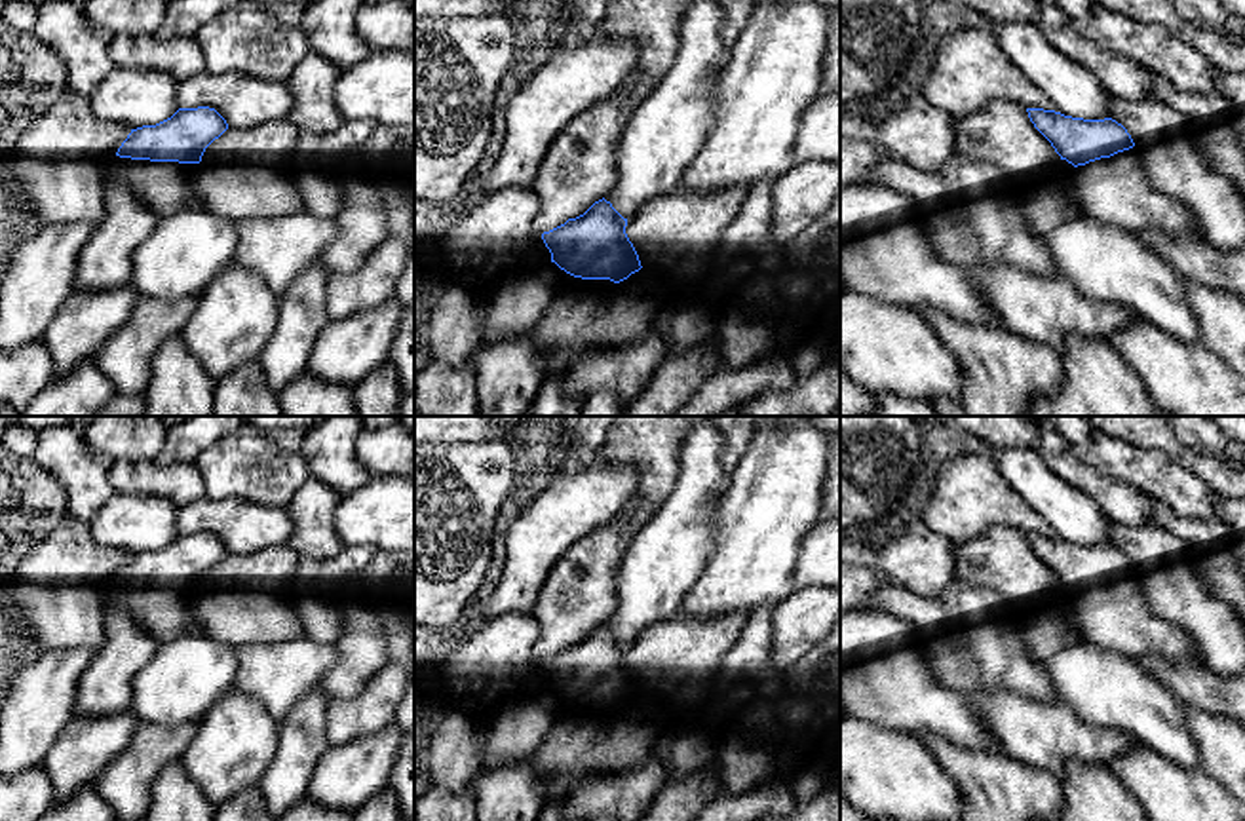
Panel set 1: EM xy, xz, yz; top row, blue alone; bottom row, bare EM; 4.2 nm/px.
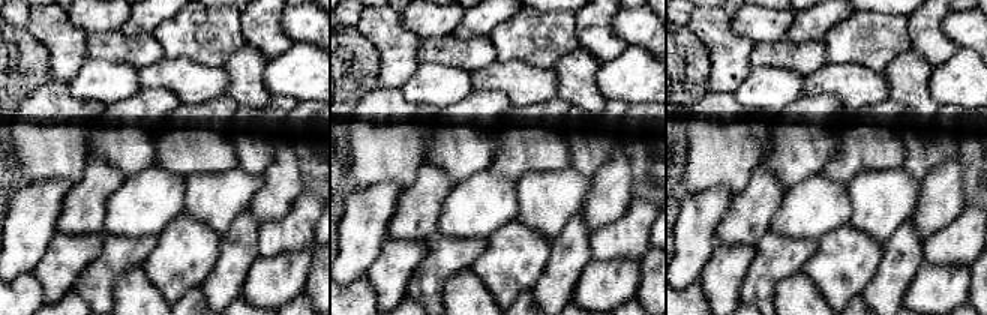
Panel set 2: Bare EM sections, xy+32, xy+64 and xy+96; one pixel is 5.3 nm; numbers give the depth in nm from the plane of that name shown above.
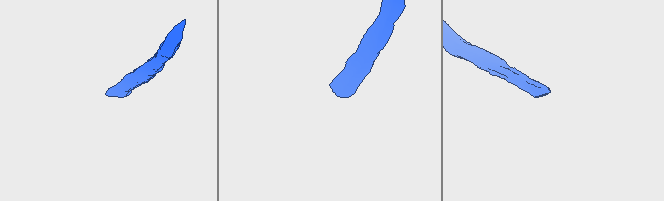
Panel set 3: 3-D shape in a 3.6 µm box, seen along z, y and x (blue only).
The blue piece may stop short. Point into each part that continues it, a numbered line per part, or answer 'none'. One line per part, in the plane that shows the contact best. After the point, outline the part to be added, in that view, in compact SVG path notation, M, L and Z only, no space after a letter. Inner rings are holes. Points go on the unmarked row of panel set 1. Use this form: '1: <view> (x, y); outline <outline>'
1: xy (164, 612); outline M131 583L108 585L108 601L133 618L158 644L167 644L192 623L190 589Z

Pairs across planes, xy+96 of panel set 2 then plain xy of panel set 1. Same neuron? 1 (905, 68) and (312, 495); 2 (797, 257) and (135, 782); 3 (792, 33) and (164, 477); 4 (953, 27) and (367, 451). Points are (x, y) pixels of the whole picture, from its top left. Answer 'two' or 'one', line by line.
1: one
2: one
3: two
4: one

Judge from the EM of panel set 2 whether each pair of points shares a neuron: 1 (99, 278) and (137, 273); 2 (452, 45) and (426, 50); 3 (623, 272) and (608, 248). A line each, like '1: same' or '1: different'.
1: different
2: same
3: different

